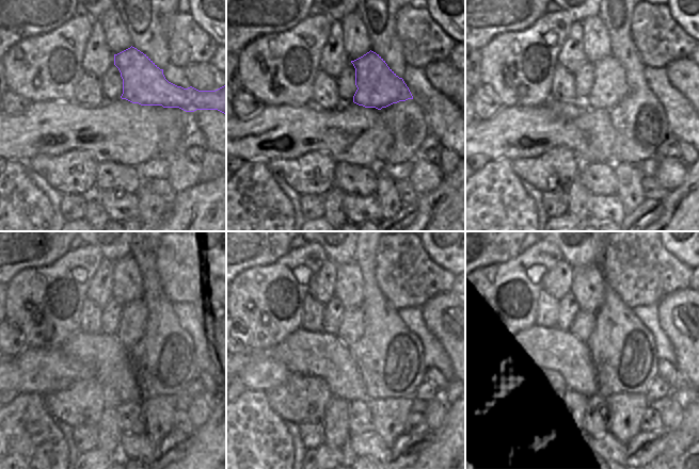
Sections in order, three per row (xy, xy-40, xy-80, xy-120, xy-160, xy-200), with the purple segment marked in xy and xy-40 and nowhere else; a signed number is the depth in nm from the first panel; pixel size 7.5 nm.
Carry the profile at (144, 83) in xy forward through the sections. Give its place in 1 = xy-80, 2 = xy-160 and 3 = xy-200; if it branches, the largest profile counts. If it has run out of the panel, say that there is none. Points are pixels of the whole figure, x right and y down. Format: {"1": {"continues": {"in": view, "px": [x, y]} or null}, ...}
{"1": {"continues": {"in": "xy-80", "px": [609, 87]}}, "2": {"continues": {"in": "xy-160", "px": [346, 333]}}, "3": {"continues": {"in": "xy-200", "px": [581, 327]}}}

